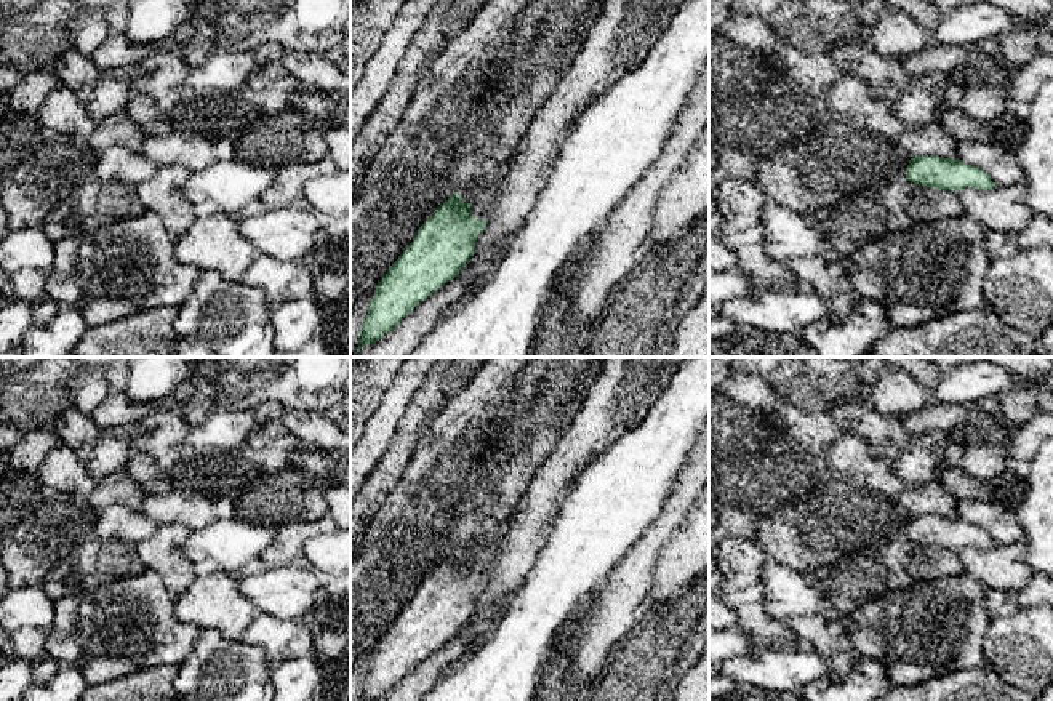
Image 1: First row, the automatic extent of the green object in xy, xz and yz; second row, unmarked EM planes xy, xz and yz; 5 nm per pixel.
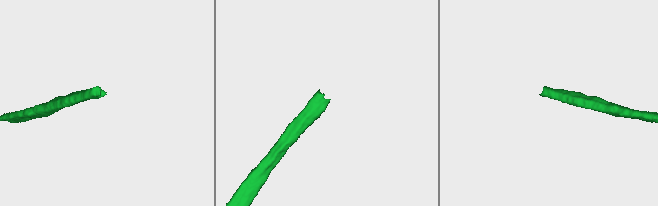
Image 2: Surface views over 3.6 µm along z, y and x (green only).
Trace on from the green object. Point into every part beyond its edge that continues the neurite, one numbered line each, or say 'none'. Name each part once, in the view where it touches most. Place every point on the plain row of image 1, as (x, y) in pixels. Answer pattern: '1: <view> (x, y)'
1: xz (484, 557)

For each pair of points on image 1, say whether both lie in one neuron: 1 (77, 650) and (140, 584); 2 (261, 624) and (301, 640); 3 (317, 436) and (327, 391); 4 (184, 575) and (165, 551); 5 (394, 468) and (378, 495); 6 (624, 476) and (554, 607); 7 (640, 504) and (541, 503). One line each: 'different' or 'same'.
1: same
2: same
3: different
4: same
5: same
6: same
7: different

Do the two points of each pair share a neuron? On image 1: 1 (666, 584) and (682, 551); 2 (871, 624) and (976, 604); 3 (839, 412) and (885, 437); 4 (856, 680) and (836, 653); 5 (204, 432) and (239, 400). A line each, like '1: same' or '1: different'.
1: same
2: same
3: same
4: different
5: different

